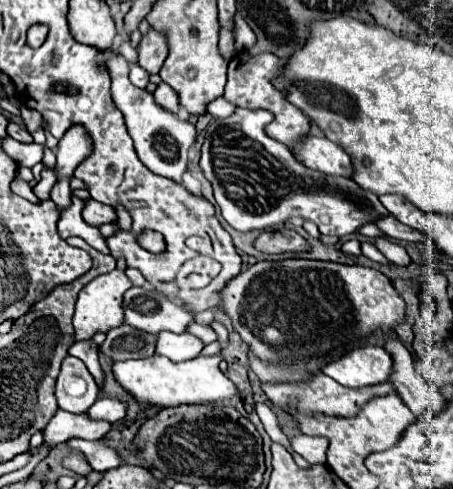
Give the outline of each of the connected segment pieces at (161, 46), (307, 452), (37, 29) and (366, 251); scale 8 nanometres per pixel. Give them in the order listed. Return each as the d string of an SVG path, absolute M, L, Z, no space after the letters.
M149 29L149 33L143 35L141 47L139 47L139 65L143 69L147 69L149 73L159 73L159 69L165 61L165 53L169 53L165 49L165 37L161 37L161 33L153 33L153 29Z
M297 433L291 437L291 447L307 461L307 463L321 463L325 465L325 449L327 441L323 437L309 437L303 433Z
M36 24L27 33L27 43L29 45L43 45L45 37L48 35L49 28L44 24Z
M363 241L363 243L361 243L361 253L363 253L365 257L377 261L377 263L389 263L389 261L381 255L381 251L379 251L371 241Z

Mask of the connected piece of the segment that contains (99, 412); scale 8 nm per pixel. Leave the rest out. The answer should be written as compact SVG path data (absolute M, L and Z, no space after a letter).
M97 399L85 415L93 421L103 419L103 421L113 423L113 421L119 421L125 417L125 405L117 399Z

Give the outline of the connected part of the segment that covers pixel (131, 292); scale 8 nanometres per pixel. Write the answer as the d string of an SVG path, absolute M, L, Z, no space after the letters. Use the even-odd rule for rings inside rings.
M151 287L127 289L123 295L123 315L127 325L153 335L161 331L181 333L193 321L193 315L189 311L185 311L169 297L153 293Z

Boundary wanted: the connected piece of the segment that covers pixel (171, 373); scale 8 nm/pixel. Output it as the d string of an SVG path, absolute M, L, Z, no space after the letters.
M151 355L145 359L117 361L113 363L113 375L117 383L135 397L141 407L177 407L183 403L217 403L239 395L237 385L219 369L221 357L195 357L183 363L173 363L167 357Z

